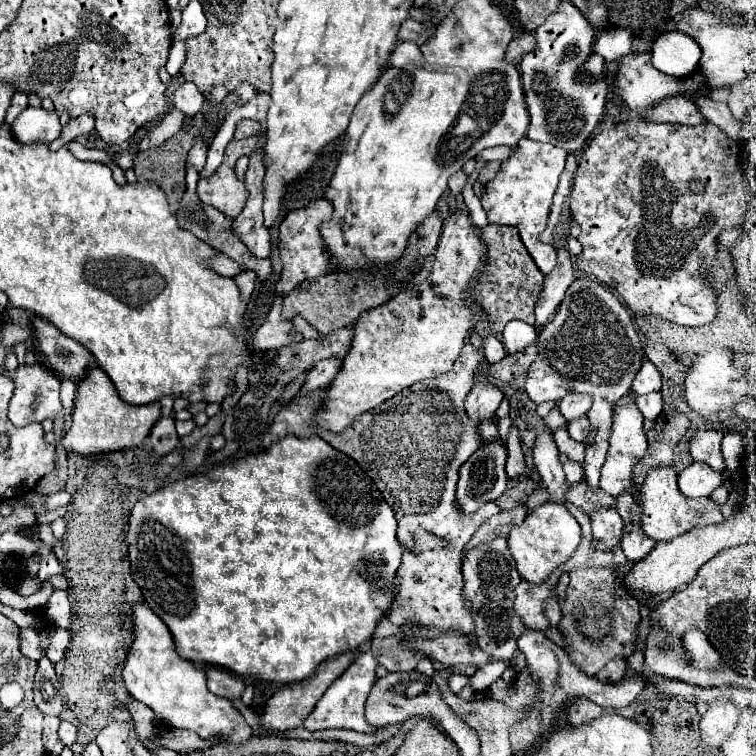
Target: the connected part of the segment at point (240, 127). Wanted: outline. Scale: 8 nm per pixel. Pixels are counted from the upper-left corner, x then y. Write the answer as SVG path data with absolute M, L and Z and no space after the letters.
M242 119L236 123L236 131L234 131L234 139L242 139L242 137L252 137L258 135L258 123L252 119Z

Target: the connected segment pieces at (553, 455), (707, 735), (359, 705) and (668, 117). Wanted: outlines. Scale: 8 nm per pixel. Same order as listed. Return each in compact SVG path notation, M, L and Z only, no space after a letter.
M544 429L534 443L534 465L542 477L544 487L550 493L550 499L556 503L568 503L566 491L568 483L564 479L562 463L558 461L558 447L550 435L550 429Z
M730 701L710 705L708 713L700 719L700 741L706 749L720 749L724 739L734 731L740 711Z
M370 651L358 653L358 657L352 661L352 665L328 687L328 697L322 697L318 701L316 709L304 719L304 727L308 731L318 731L318 729L354 729L360 733L376 733L380 727L374 727L366 723L364 719L364 701L368 697L368 691L372 689L372 683L376 681L376 659L372 657Z
M684 95L664 99L650 113L646 113L646 119L660 123L678 123L678 125L700 125L706 121L696 103Z

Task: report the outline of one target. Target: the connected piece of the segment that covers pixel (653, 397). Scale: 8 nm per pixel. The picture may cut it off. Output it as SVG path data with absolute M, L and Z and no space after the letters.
M660 391L636 397L636 407L644 413L646 419L654 421L656 415L660 415L660 411L662 411L662 395L660 395Z

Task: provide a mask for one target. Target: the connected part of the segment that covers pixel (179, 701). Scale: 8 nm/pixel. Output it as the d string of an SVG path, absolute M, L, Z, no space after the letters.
M134 605L134 643L132 643L132 649L126 657L122 677L124 677L126 689L130 691L130 695L136 701L148 705L154 711L154 715L158 717L156 721L162 723L162 725L176 727L176 729L192 729L202 739L220 739L220 741L226 741L226 743L244 743L248 737L252 737L250 725L244 721L244 717L232 705L232 701L218 699L216 695L212 695L208 691L204 671L200 667L196 667L194 663L182 659L176 653L172 633L168 631L168 627L164 627L162 619L158 615L154 615L154 611L150 611L146 605Z

